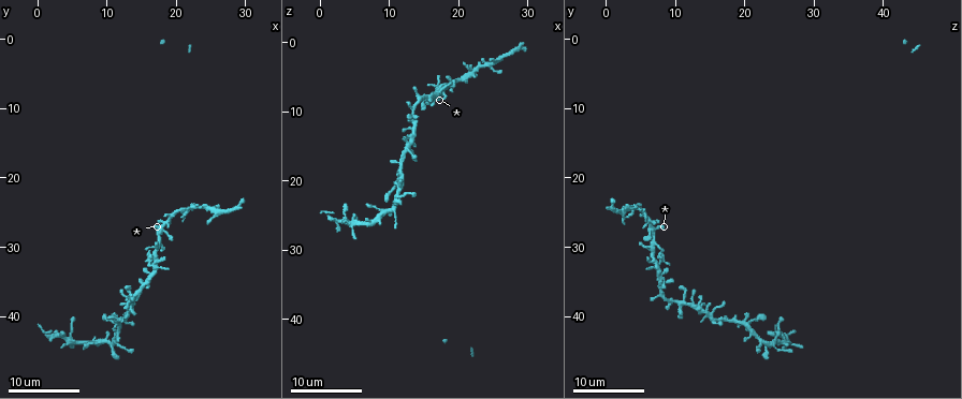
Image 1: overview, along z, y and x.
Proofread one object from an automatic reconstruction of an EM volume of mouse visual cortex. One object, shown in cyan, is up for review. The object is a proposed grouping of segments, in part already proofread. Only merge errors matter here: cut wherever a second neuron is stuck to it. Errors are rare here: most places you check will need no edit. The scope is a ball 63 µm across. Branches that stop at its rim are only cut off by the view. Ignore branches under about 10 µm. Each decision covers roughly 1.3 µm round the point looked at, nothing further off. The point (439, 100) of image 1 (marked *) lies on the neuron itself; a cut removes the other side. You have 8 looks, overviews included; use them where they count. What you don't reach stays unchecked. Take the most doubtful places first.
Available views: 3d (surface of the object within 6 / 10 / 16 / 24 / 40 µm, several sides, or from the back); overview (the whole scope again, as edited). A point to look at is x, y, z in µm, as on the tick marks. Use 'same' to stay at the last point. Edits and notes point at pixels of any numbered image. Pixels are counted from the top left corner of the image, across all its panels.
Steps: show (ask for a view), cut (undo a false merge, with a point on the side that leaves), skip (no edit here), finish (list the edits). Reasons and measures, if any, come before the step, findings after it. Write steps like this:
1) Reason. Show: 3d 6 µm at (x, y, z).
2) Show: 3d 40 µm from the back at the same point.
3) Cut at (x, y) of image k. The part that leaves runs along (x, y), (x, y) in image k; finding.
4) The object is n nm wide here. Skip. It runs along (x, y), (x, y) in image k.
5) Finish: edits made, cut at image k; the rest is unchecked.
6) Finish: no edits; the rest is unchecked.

Looks like a crossing. Show: 3d 16 µm at (17.5, 27.0, 6.5).

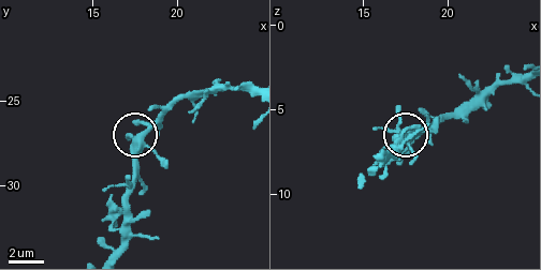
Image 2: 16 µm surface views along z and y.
Show: 3d 6 µm at the same point.

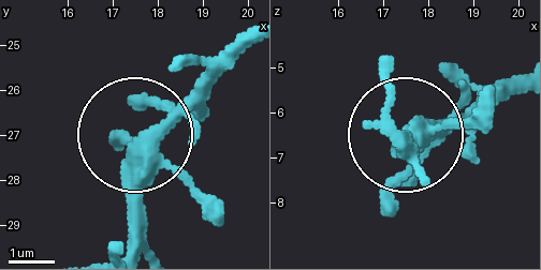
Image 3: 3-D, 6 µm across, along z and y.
Skip. All the same neuron.

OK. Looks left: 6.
Four arms meet. Show: 3d 24 µm at (13.5, 38.0, 10.0).

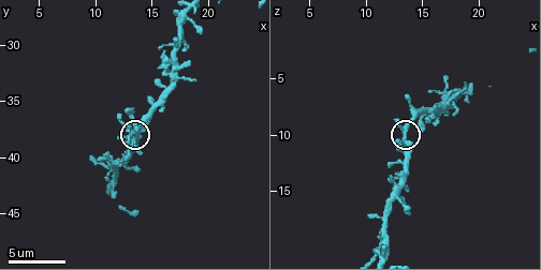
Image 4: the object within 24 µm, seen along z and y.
Show: 3d 10 µm at the same point.

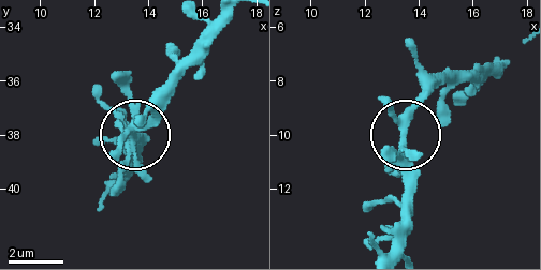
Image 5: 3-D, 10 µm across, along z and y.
Show: 3d 6 µm at the same point.

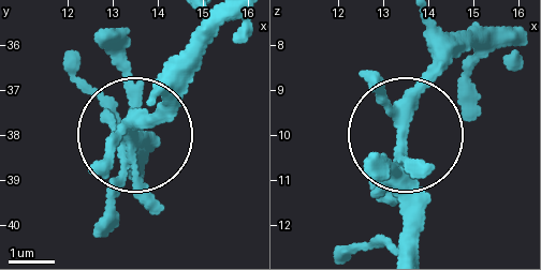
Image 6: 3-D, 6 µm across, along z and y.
4 arms meet here. Skip. It runs along (495, 28), (437, 71), (410, 117), (403, 251) in image 6; one neuron here.

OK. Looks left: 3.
Thick turns thin. Show: 3d 16 µm at (12.0, 40.5, 15.5).

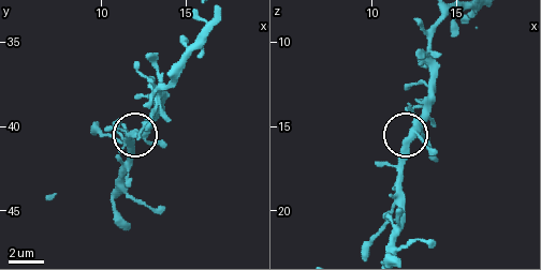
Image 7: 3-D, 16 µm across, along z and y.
Zoom in. Show: 3d 6 µm at (12.0, 40.5, 15.8).

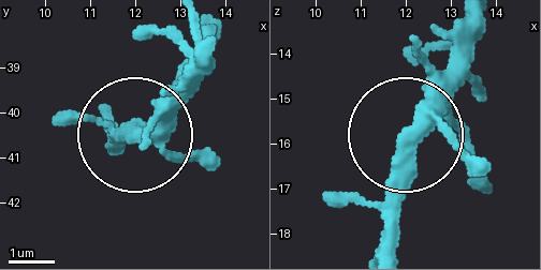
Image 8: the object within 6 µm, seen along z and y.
3 arms meet here. Skip. It runs along (470, 17), (466, 63), (400, 144), (400, 248) in image 8; continuous, no second neuron.

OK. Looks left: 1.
Finish: no edits; the rest is unchecked.

